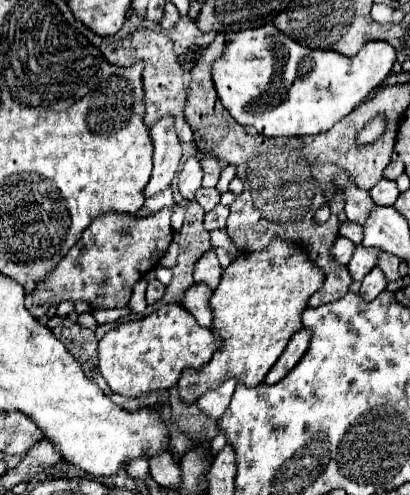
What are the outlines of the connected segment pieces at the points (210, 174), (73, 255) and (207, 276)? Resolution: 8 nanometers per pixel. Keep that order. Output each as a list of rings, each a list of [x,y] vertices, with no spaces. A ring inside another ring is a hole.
[[[202,158],[200,160],[202,164],[202,172],[204,172],[204,180],[202,180],[202,186],[204,188],[214,188],[218,178],[220,178],[220,162],[216,158]]]
[[[162,208],[156,214],[144,218],[132,218],[128,214],[110,212],[94,220],[94,224],[84,232],[78,244],[62,258],[58,270],[46,282],[38,284],[34,298],[38,304],[52,300],[60,304],[62,300],[84,300],[92,308],[122,308],[132,296],[132,286],[144,278],[156,264],[172,242],[170,226],[172,208]]]
[[[210,248],[198,262],[196,262],[196,268],[194,268],[194,282],[204,282],[208,284],[212,290],[218,286],[220,282],[220,276],[222,276],[222,268],[220,268],[220,262],[216,258],[216,252]]]

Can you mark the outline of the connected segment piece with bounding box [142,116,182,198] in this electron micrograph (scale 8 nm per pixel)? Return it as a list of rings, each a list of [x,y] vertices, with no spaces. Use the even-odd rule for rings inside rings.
[[[170,116],[158,120],[150,136],[154,144],[154,170],[150,182],[144,186],[144,198],[152,198],[170,186],[182,158],[180,140],[174,132],[174,120]]]

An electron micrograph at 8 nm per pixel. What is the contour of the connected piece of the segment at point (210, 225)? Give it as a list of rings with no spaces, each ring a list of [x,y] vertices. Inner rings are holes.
[[[218,204],[212,212],[208,212],[208,214],[204,216],[204,220],[206,220],[204,226],[206,226],[206,230],[212,232],[212,230],[222,230],[222,228],[226,228],[226,218],[228,218],[228,214],[230,214],[230,208]]]

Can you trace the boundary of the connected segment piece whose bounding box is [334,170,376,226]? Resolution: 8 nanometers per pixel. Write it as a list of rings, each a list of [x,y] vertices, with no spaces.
[[[342,170],[338,176],[334,176],[334,184],[338,184],[338,186],[344,190],[344,194],[346,194],[344,212],[346,212],[346,216],[348,216],[348,220],[354,222],[354,224],[364,226],[364,222],[366,222],[368,216],[370,216],[370,210],[376,208],[376,204],[374,204],[372,198],[368,196],[368,192],[356,188],[344,170]]]

